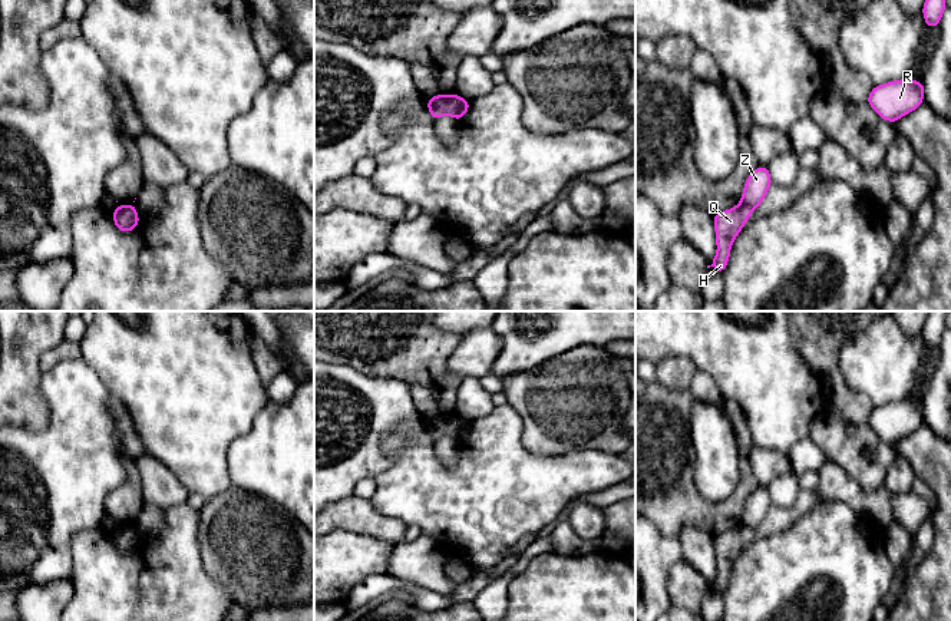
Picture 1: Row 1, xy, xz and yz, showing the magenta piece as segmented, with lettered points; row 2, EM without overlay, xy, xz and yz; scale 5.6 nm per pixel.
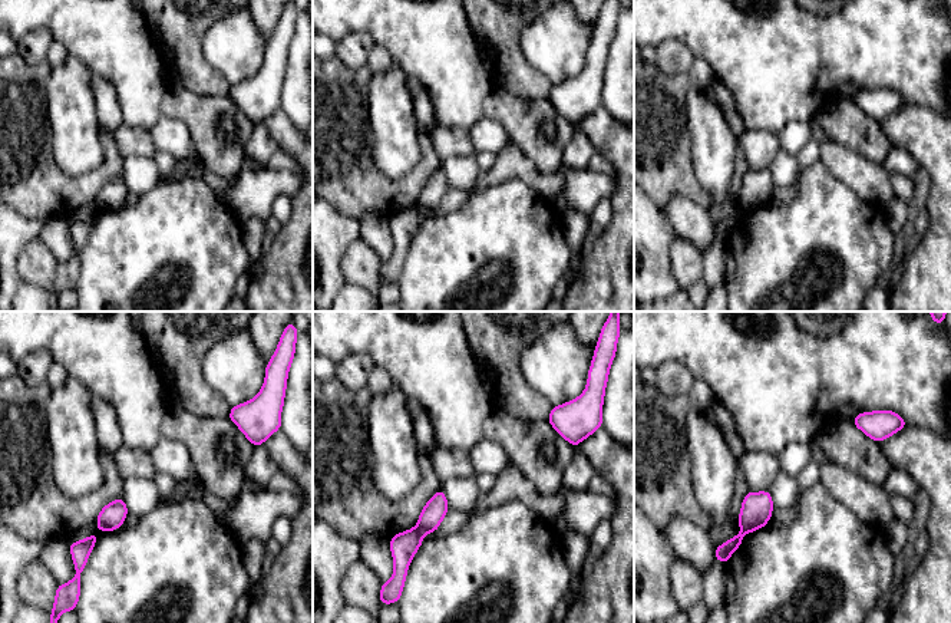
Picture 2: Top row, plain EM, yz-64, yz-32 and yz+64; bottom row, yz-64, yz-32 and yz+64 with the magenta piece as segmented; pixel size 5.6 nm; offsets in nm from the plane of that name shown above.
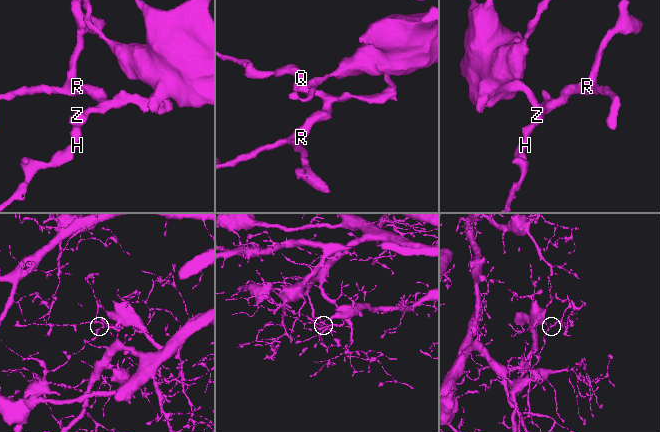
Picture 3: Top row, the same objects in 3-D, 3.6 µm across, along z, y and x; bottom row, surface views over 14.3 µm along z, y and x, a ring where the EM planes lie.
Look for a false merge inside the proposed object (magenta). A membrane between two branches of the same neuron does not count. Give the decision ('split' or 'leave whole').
split

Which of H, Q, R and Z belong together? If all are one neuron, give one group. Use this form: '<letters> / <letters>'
H Q / R Z

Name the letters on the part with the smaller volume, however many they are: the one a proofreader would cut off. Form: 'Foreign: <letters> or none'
Foreign: H, Q

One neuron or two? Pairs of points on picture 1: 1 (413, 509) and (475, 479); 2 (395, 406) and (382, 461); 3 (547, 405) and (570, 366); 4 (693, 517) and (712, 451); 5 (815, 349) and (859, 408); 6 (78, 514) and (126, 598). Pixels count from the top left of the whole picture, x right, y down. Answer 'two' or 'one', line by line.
1: one
2: one
3: one
4: two
5: one
6: two

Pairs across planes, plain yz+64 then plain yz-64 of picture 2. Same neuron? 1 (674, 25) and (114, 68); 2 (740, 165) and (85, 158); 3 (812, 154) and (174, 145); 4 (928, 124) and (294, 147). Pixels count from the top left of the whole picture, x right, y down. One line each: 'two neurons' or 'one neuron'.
1: one neuron
2: two neurons
3: two neurons
4: one neuron

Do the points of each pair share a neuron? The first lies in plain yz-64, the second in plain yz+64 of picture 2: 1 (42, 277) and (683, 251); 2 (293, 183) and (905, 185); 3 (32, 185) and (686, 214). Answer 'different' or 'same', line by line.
1: same
2: same
3: different

